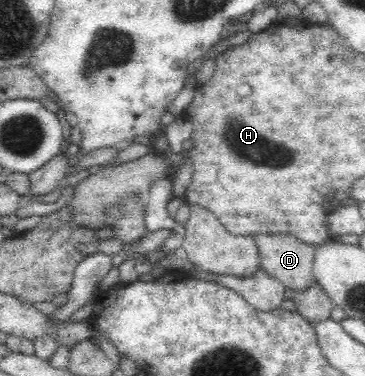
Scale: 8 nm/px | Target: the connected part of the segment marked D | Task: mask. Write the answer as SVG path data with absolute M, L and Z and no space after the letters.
M254 234L262 270L278 279L286 289L306 290L313 280L313 245L306 244L290 234Z

